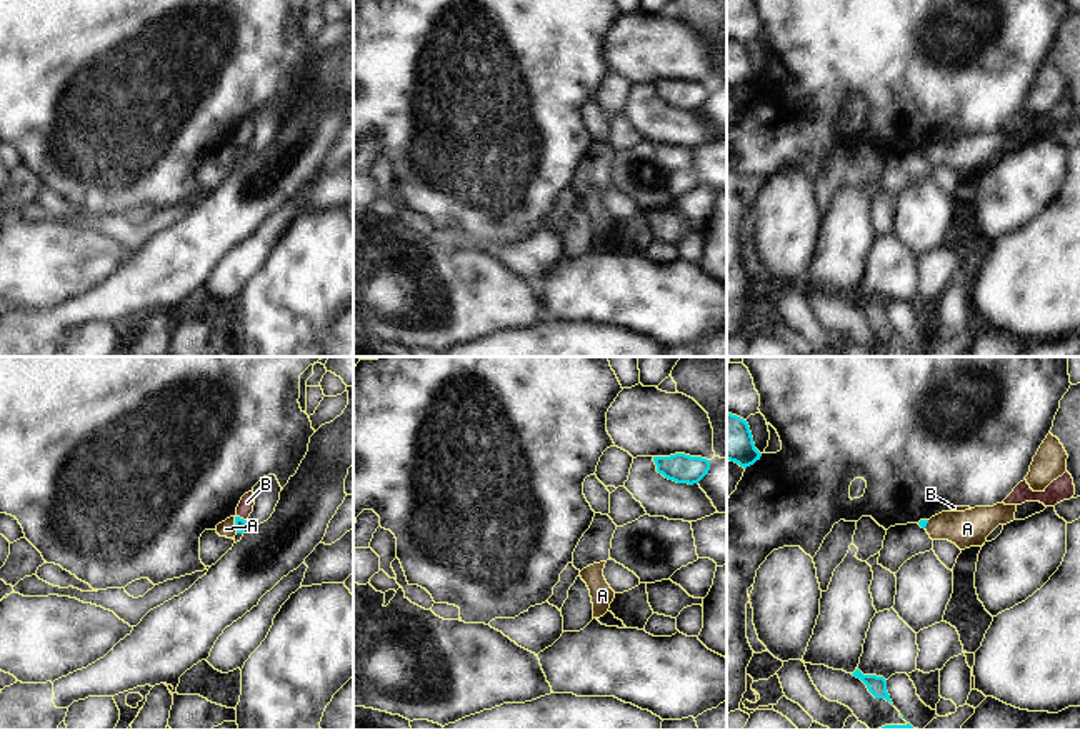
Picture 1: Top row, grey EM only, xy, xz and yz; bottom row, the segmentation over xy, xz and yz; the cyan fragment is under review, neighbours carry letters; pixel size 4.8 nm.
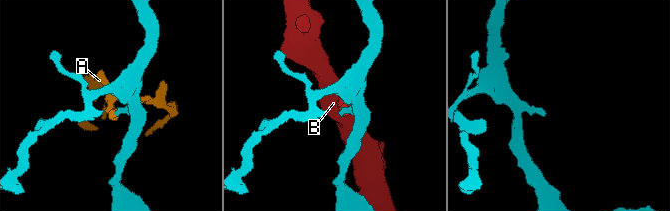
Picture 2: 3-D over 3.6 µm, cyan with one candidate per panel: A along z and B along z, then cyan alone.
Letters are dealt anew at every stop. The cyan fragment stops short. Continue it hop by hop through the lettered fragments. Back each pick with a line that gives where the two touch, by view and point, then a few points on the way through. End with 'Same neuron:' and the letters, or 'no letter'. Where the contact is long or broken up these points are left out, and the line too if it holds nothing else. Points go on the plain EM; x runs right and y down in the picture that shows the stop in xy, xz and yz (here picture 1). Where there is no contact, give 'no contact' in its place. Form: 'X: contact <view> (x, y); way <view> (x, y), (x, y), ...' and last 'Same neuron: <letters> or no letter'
Same neuron: no letter

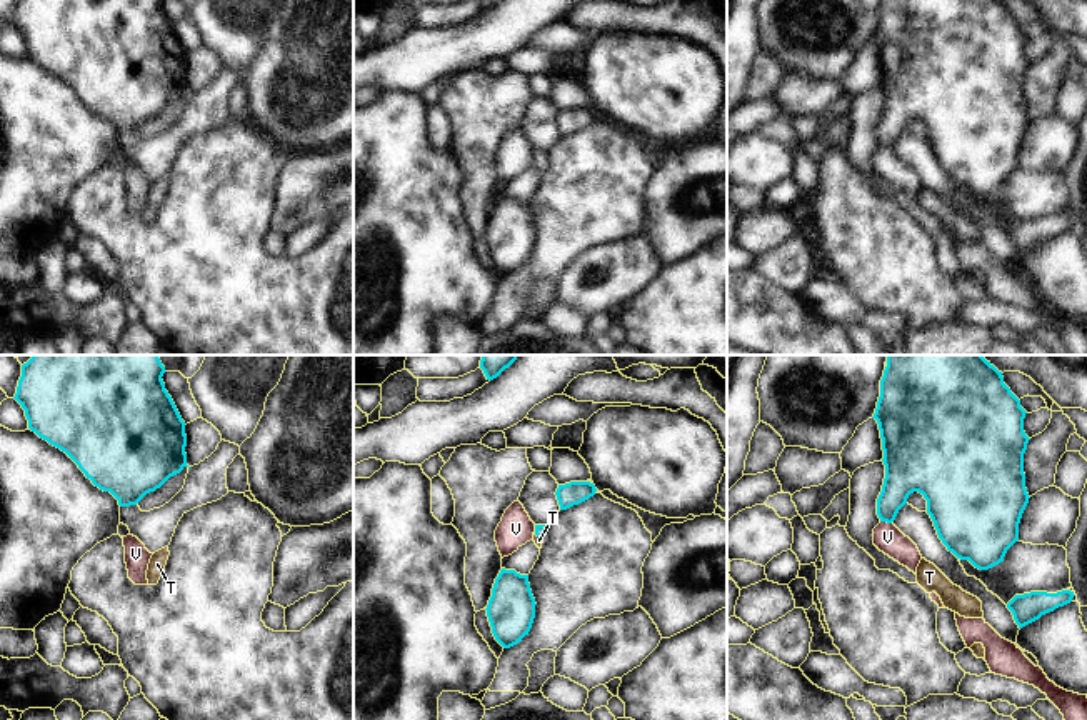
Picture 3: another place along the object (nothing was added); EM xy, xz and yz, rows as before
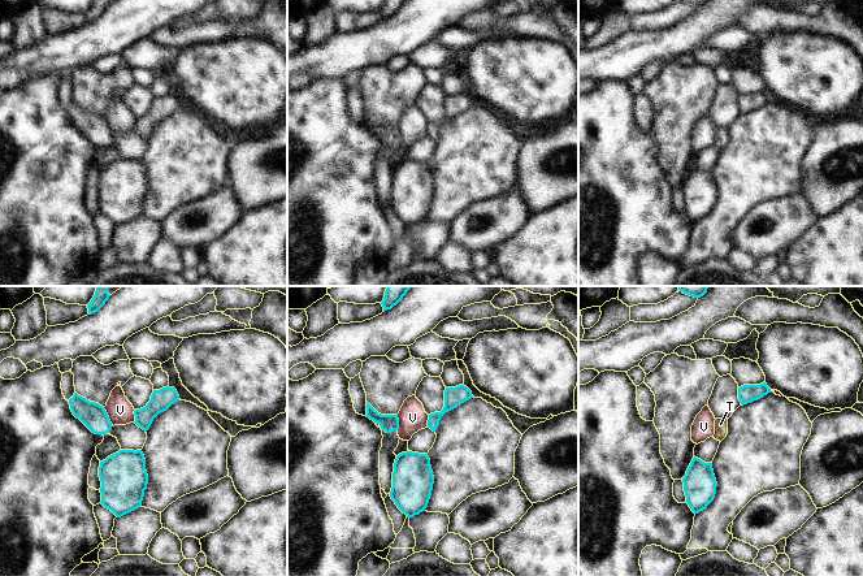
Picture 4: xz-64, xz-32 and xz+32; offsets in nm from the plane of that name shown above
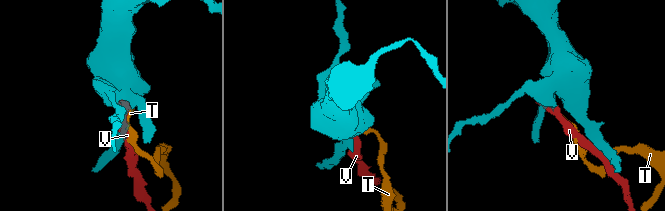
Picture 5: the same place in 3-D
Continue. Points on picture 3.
T: contact xz (539, 162); way xz (540, 157), (539, 162), (539, 167)
Same neuron: T

